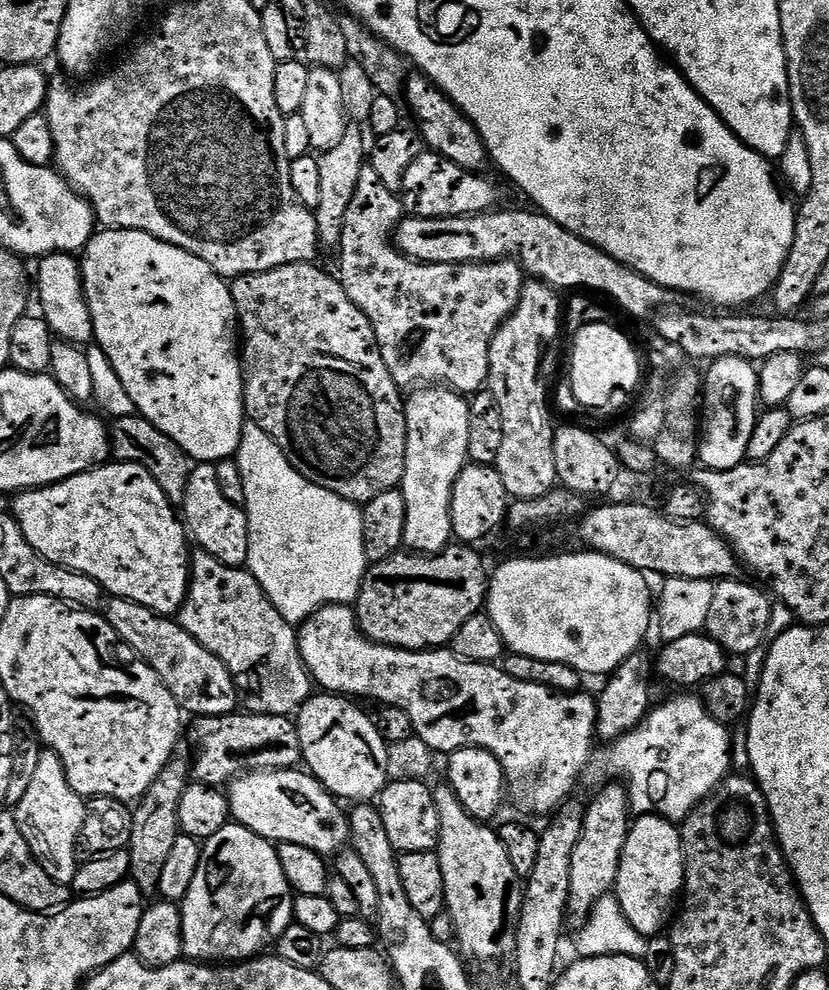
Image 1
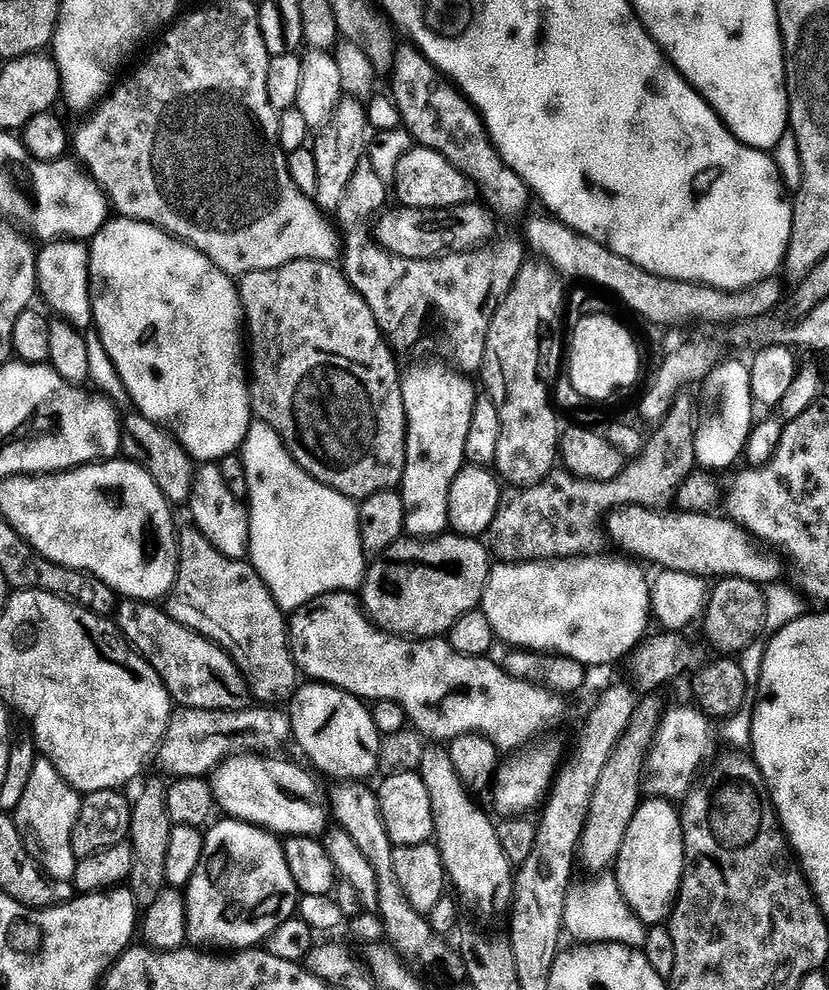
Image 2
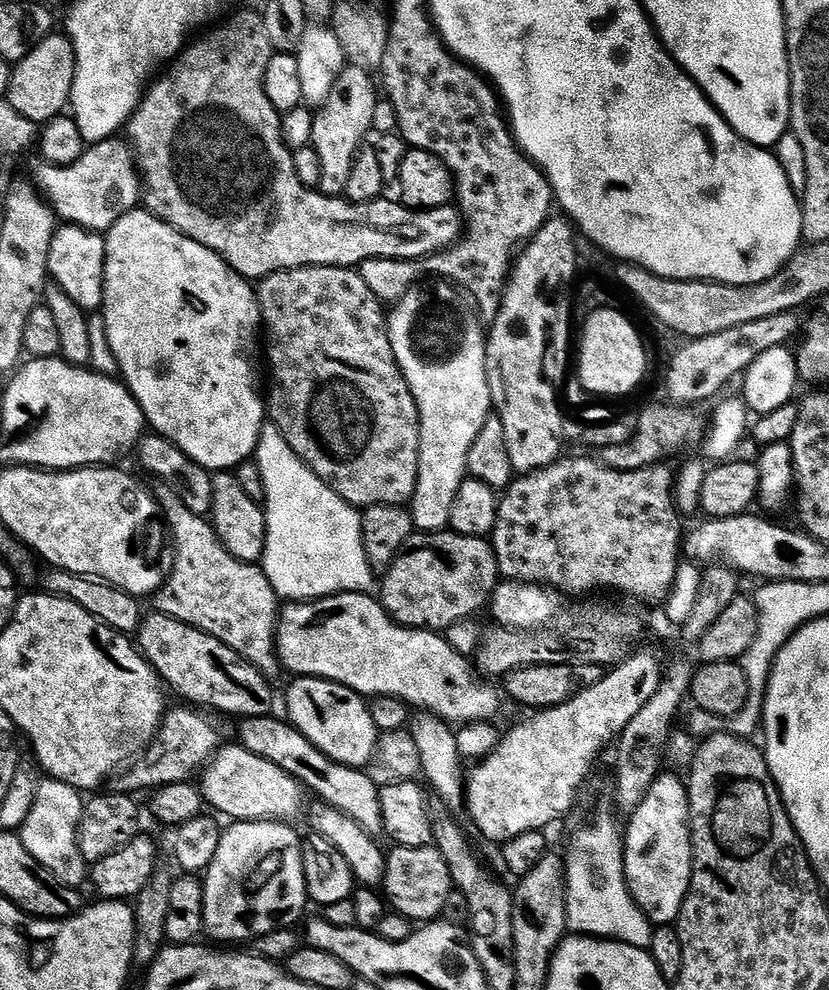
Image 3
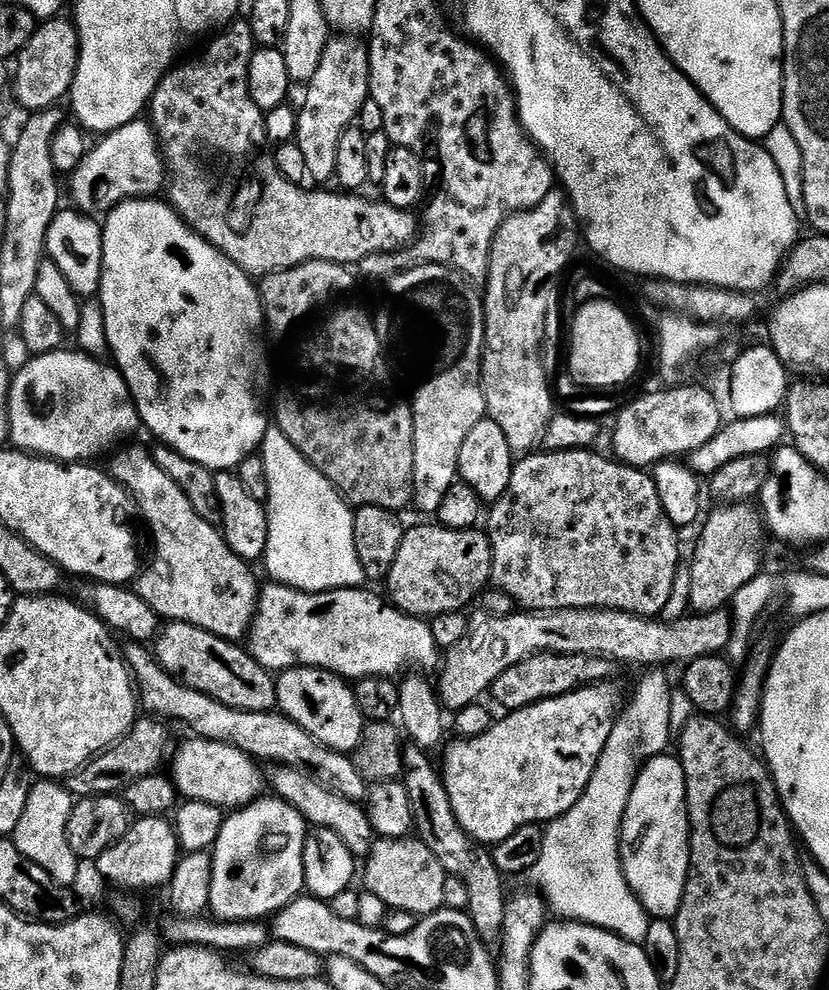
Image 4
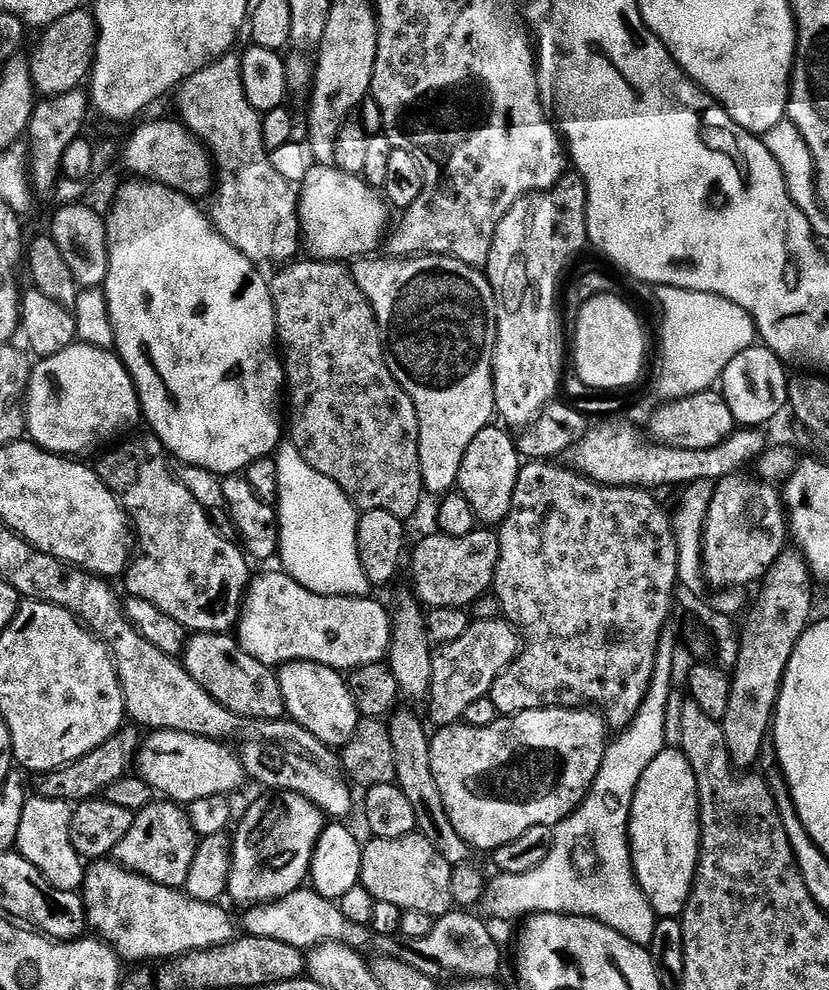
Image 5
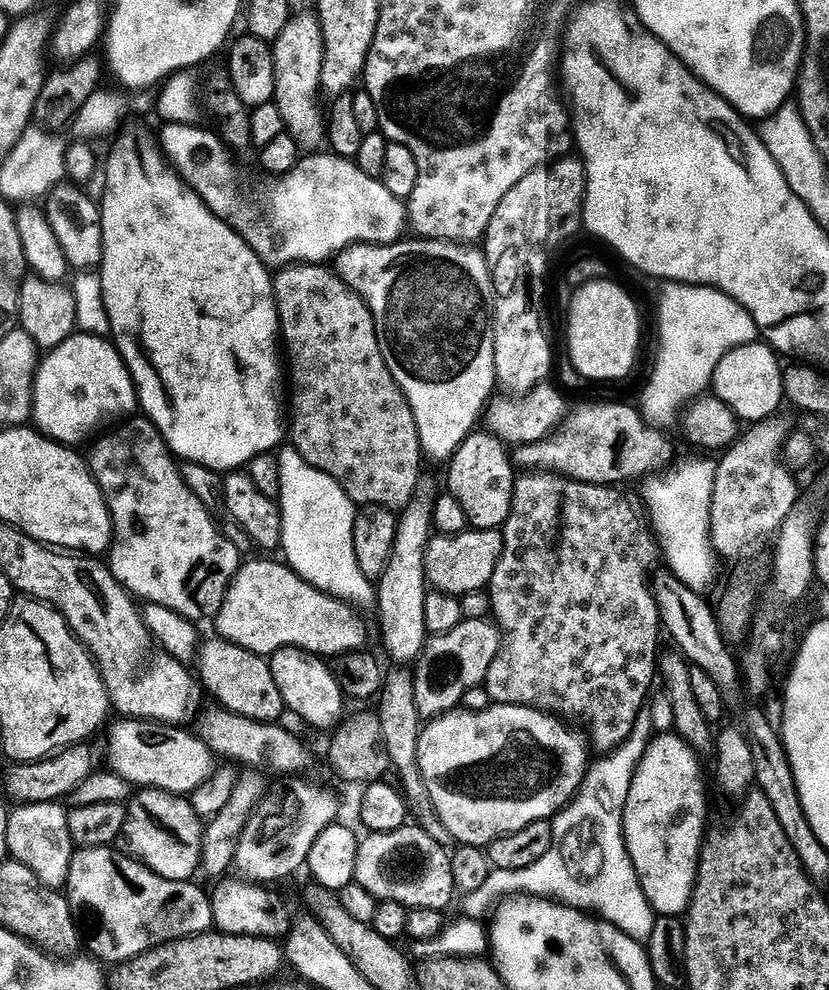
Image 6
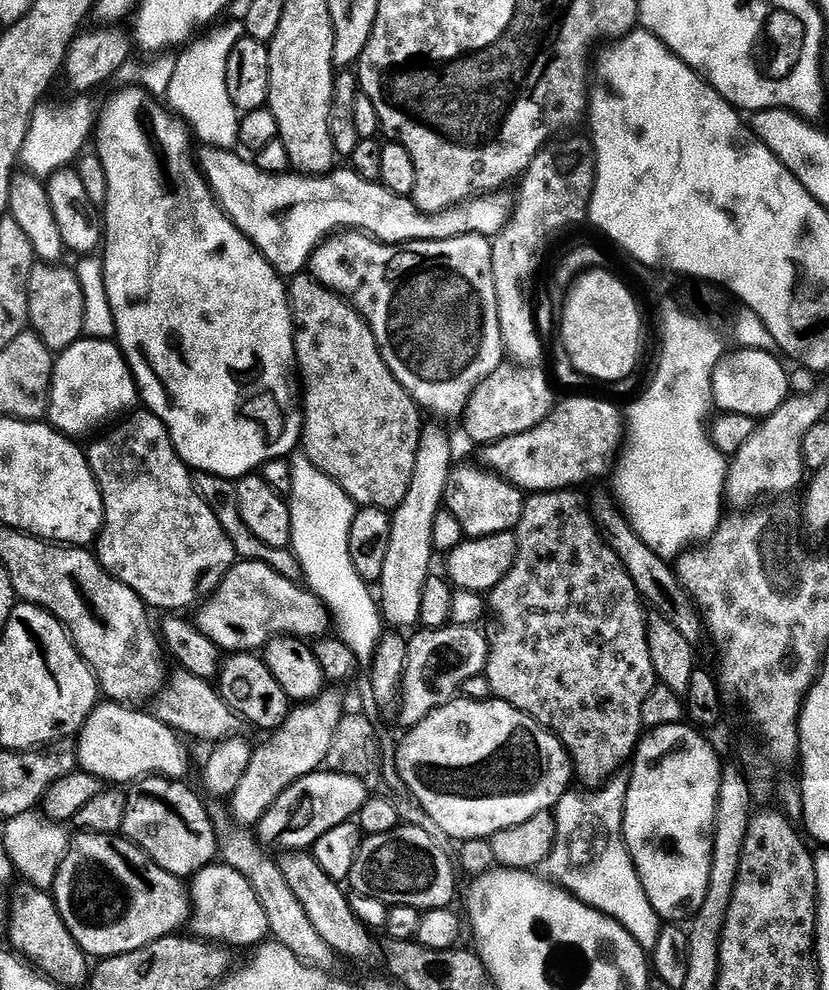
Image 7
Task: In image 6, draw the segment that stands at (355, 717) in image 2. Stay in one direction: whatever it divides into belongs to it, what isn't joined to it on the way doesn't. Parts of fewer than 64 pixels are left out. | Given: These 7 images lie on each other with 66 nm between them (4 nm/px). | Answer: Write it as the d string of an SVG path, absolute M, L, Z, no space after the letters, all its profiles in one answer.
M280 648L270 657L270 663L274 682L278 682L278 690L289 713L301 716L306 723L313 724L316 728L332 730L341 723L345 715L346 693L334 678L331 667L321 657L301 648Z

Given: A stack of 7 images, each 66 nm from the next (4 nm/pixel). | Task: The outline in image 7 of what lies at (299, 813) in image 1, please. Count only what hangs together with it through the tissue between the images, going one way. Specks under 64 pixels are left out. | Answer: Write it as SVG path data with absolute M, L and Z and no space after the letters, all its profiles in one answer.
M100 702L94 711L86 718L80 727L76 740L76 759L79 767L91 776L97 776L101 782L113 780L113 785L128 786L142 780L146 776L164 776L167 780L184 780L188 772L188 752L184 749L185 741L181 733L169 724L164 724L151 711L139 712L136 706L117 704L115 702Z

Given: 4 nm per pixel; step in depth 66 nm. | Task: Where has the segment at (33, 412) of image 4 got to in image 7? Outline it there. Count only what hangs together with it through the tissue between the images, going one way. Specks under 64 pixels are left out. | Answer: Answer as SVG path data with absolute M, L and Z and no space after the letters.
M81 338L55 357L47 419L57 432L69 438L80 438L84 428L96 428L107 420L115 421L131 413L137 407L136 400L138 404L132 370L124 353L111 339Z

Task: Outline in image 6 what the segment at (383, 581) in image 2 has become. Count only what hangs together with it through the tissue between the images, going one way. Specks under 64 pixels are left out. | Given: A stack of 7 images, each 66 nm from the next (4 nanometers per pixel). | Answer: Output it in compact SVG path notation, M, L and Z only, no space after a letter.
M469 530L460 536L441 536L429 540L426 550L426 574L429 585L447 596L463 598L471 592L483 592L492 583L492 575L504 553L503 531Z

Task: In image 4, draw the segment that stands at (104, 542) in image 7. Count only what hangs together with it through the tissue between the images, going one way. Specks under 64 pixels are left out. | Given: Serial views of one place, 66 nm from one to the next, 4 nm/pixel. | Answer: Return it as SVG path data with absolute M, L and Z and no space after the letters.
M121 447L111 457L113 460L110 475L127 490L135 507L136 504L140 507L140 512L144 515L149 530L152 531L152 540L156 543L157 564L139 577L140 597L165 621L193 624L223 640L243 641L243 636L245 639L249 635L252 622L256 618L262 591L261 581L256 581L256 576L252 573L253 565L238 554L234 554L234 550L230 550L230 546L224 541L223 531L217 525L206 522L206 518L202 518L198 510L190 506L190 498L186 498L182 486L178 486L178 482L174 482L174 478L170 478L170 474L166 474L162 466L158 466L156 457L151 451L128 447Z

